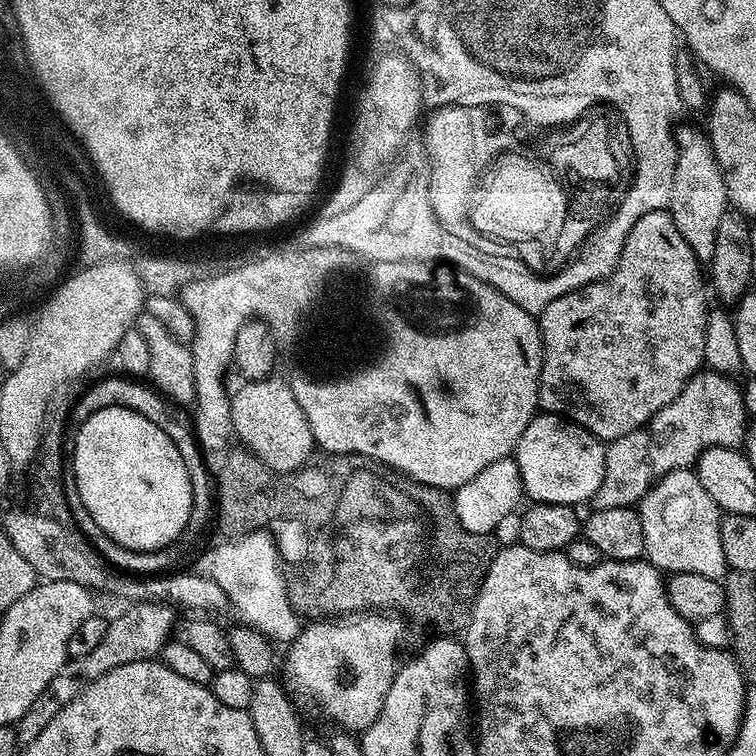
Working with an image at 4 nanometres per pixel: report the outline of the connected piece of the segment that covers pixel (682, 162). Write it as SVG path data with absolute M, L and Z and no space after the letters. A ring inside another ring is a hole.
M684 126L675 133L677 155L667 211L674 218L674 226L678 226L678 234L682 234L690 250L694 250L696 259L711 262L718 222L722 222L724 213L730 208L725 180L713 154L712 144L701 129L699 131L692 126Z

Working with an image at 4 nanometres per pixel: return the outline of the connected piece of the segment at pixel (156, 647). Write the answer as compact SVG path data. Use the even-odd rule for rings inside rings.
M160 602L129 603L122 618L108 622L106 638L102 638L101 644L80 660L69 659L64 663L62 670L54 674L50 686L46 686L46 690L42 690L42 694L34 698L34 706L30 706L30 710L26 710L26 714L22 714L22 718L15 725L17 741L21 745L34 742L34 738L38 738L38 734L42 734L46 726L50 726L54 714L58 714L58 710L62 710L66 702L74 702L87 681L102 678L102 674L114 670L114 666L126 666L126 662L159 657L160 651L173 635L174 625L178 620L175 614L177 615L171 607Z

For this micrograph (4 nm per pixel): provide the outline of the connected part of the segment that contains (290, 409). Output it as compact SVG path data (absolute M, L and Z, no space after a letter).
M273 374L266 380L249 380L241 383L241 388L231 393L232 430L239 443L254 453L273 472L295 472L309 463L314 452L314 441L310 422L294 398L294 390L287 379Z

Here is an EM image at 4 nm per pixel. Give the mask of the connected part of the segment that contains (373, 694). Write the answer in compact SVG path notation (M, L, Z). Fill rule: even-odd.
M360 614L345 620L348 620L345 624L314 624L315 622L312 622L308 624L309 628L308 625L301 627L295 640L287 649L289 652L286 684L293 693L298 692L310 703L317 704L336 723L336 726L350 733L360 734L376 721L386 702L386 694L398 671L396 647L404 636L405 621L396 614Z

